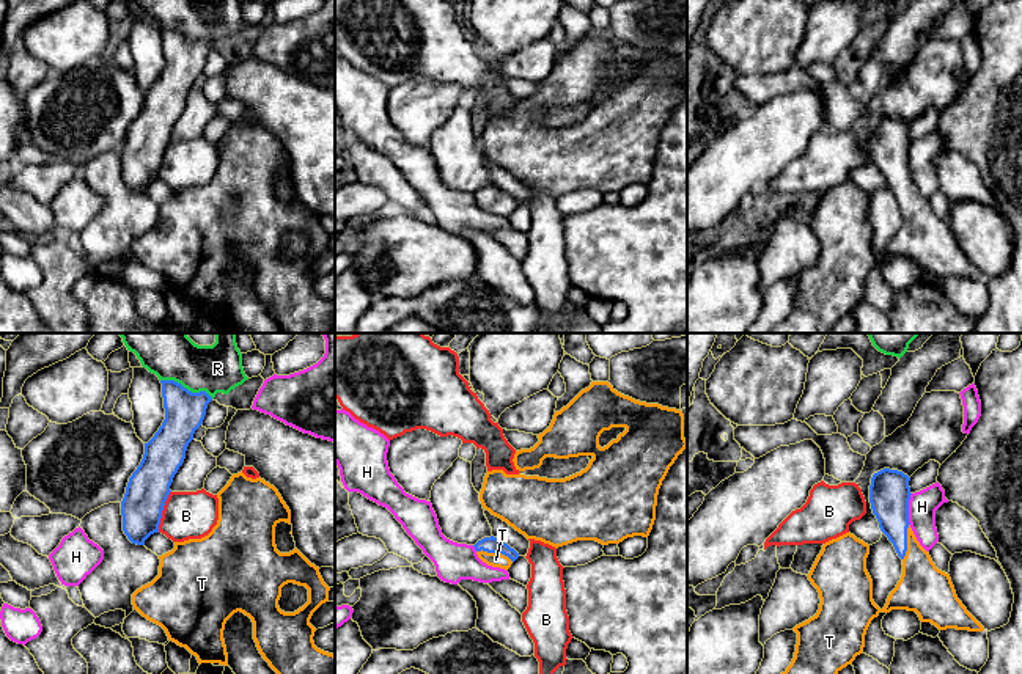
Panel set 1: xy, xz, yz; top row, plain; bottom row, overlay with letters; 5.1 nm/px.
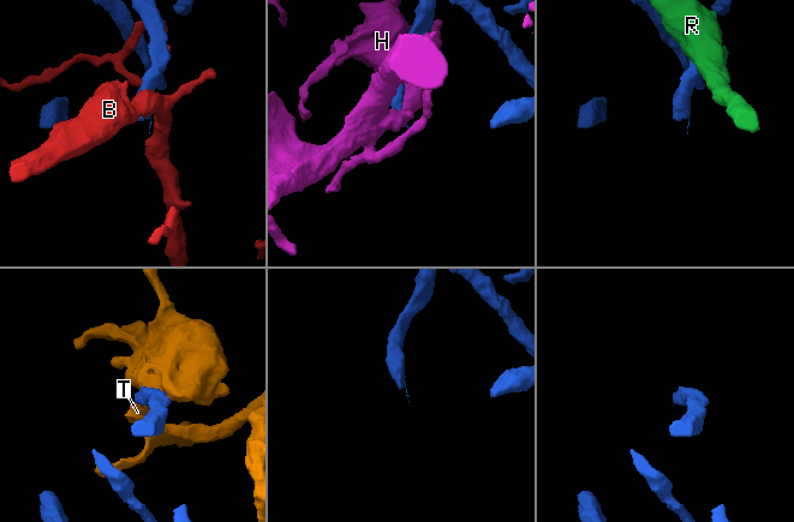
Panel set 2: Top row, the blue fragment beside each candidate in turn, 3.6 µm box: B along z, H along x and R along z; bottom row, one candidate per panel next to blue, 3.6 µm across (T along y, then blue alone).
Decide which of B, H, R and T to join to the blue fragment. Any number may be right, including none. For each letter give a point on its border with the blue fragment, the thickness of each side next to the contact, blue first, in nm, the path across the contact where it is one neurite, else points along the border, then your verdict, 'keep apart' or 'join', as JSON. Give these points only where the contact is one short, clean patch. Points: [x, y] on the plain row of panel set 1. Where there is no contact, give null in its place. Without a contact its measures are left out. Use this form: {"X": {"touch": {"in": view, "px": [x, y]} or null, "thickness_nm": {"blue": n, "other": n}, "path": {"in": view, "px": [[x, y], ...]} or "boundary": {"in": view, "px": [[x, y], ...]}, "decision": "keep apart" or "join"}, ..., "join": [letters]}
{"B": {"touch": {"in": "xy", "px": [162, 157]}, "thickness_nm": {"blue": 220, "other": 240}, "decision": "keep apart"}, "H": {"touch": {"in": "yz", "px": [908, 157]}, "thickness_nm": {"blue": 200, "other": 140}, "decision": "keep apart"}, "R": {"touch": {"in": "xy", "px": [186, 36]}, "thickness_nm": {"blue": 200, "other": 220}, "decision": "keep apart"}, "T": {"touch": {"in": "xz", "px": [496, 200]}, "thickness_nm": {"blue": 80, "other": 80}, "path": {"in": "xz", "px": [[491, 192], [496, 200], [496, 208]]}, "decision": "join"}, "join": ["T"]}

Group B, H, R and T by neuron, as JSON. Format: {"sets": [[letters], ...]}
{"sets": [["B"], ["H"], ["R"], ["T"]]}

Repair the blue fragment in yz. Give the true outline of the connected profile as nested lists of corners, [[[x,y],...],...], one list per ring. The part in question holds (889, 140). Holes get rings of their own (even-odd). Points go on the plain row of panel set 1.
[[[884,116],[873,123],[869,134],[869,151],[879,176],[903,207],[901,228],[890,240],[885,255],[880,258],[873,248],[873,228],[866,218],[869,193],[851,181],[825,190],[808,222],[808,228],[819,240],[819,258],[792,277],[797,281],[794,306],[769,333],[832,333],[836,322],[863,300],[866,278],[880,259],[915,259],[921,270],[931,270],[939,278],[984,278],[958,247],[950,223],[936,215],[929,201],[917,189],[909,171],[912,143],[909,129],[910,126],[903,119]]]

